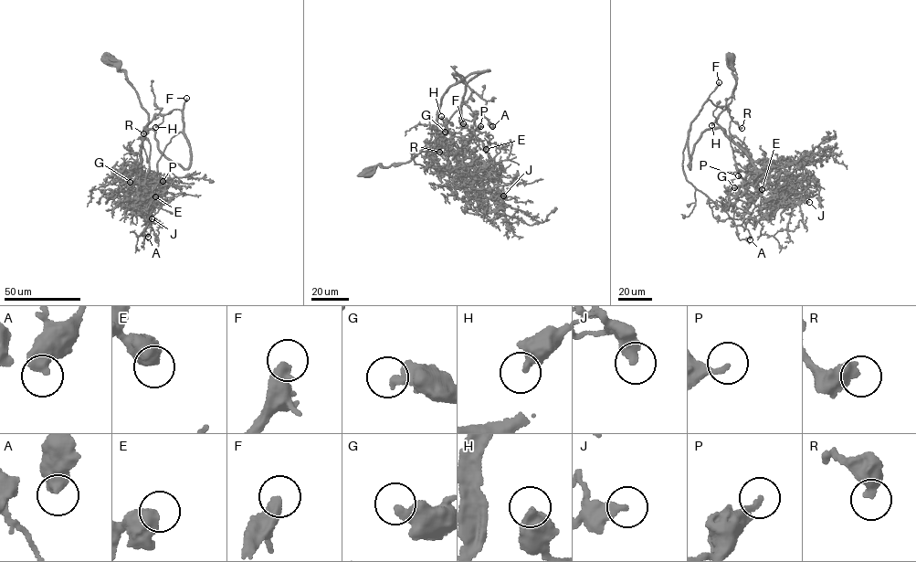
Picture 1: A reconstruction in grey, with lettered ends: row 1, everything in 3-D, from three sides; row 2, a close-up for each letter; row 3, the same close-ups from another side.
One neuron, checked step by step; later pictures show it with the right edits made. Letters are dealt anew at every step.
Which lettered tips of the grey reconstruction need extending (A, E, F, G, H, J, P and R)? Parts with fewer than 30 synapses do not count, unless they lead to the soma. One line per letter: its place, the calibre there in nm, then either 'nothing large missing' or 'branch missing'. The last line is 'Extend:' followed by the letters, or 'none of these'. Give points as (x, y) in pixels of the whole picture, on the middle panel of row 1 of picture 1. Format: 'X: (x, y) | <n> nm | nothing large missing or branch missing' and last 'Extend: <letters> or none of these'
A: (492, 126) | 600 nm | nothing large missing
E: (486, 149) | 650 nm | nothing large missing
F: (463, 123) | 440 nm | branch missing
G: (445, 132) | 400 nm | nothing large missing
H: (441, 116) | 480 nm | nothing large missing
J: (503, 196) | 400 nm | nothing large missing
P: (480, 126) | 260 nm | nothing large missing
R: (439, 152) | 480 nm | nothing large missing
Extend: F

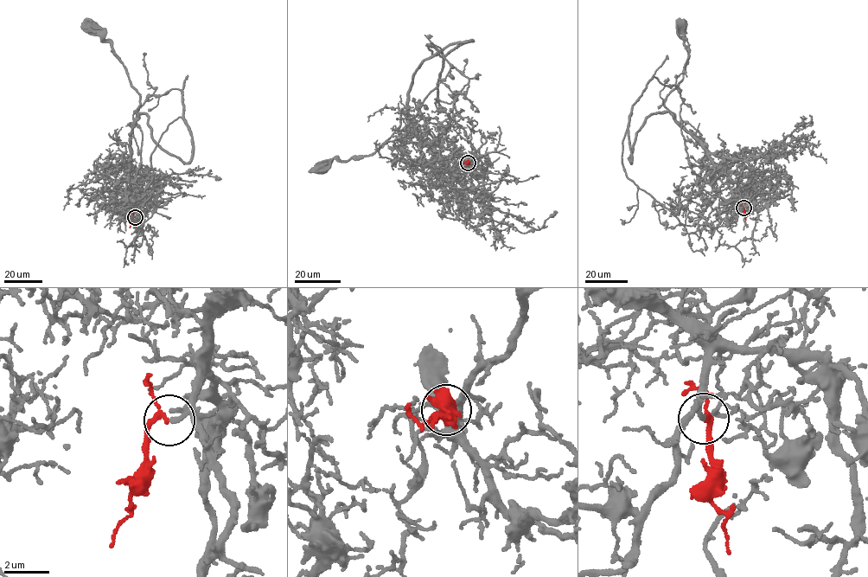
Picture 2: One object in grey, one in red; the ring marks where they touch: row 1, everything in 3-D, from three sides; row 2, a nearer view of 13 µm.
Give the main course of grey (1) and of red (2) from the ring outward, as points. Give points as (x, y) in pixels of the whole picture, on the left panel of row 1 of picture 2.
1: (135, 216), (140, 206), (137, 189), (129, 177), (130, 144), (139, 93), (111, 44), (92, 28)
2: (135, 216), (130, 227)

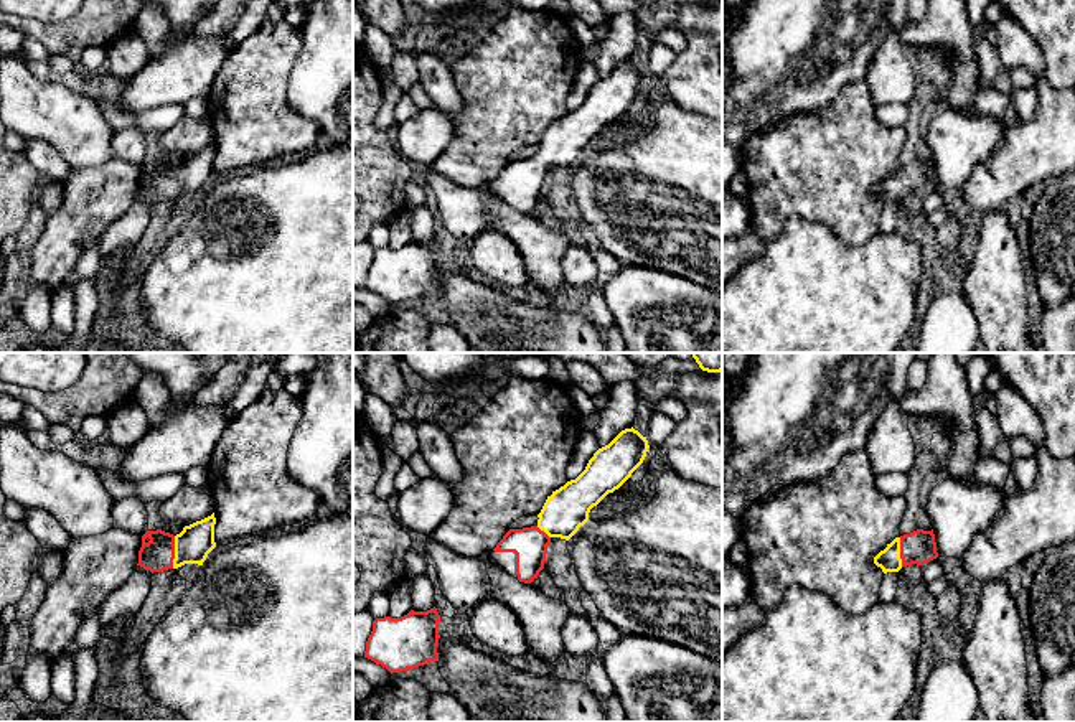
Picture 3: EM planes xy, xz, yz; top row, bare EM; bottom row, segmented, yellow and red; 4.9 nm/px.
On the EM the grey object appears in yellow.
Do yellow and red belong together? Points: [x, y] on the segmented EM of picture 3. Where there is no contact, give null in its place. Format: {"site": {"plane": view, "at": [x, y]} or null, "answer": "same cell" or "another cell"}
{"site": {"plane": "xy", "at": [175, 553]}, "answer": "same cell"}

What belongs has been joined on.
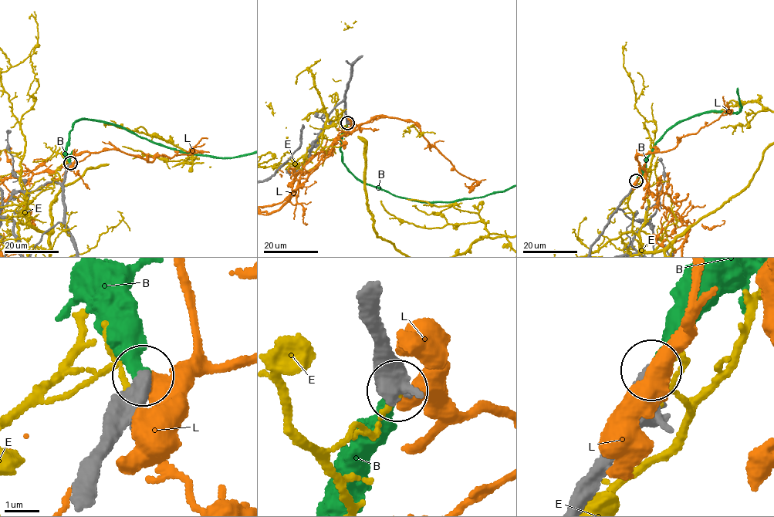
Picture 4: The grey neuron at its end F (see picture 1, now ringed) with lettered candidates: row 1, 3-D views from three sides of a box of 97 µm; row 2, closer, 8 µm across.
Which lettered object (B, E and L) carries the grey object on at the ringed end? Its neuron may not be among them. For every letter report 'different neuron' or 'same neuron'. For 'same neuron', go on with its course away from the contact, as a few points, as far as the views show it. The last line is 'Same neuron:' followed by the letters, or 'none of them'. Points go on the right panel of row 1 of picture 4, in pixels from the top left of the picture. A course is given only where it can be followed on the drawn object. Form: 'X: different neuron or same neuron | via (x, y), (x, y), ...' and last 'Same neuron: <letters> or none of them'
B: same neuron
E: different neuron
L: different neuron
Same neuron: B

